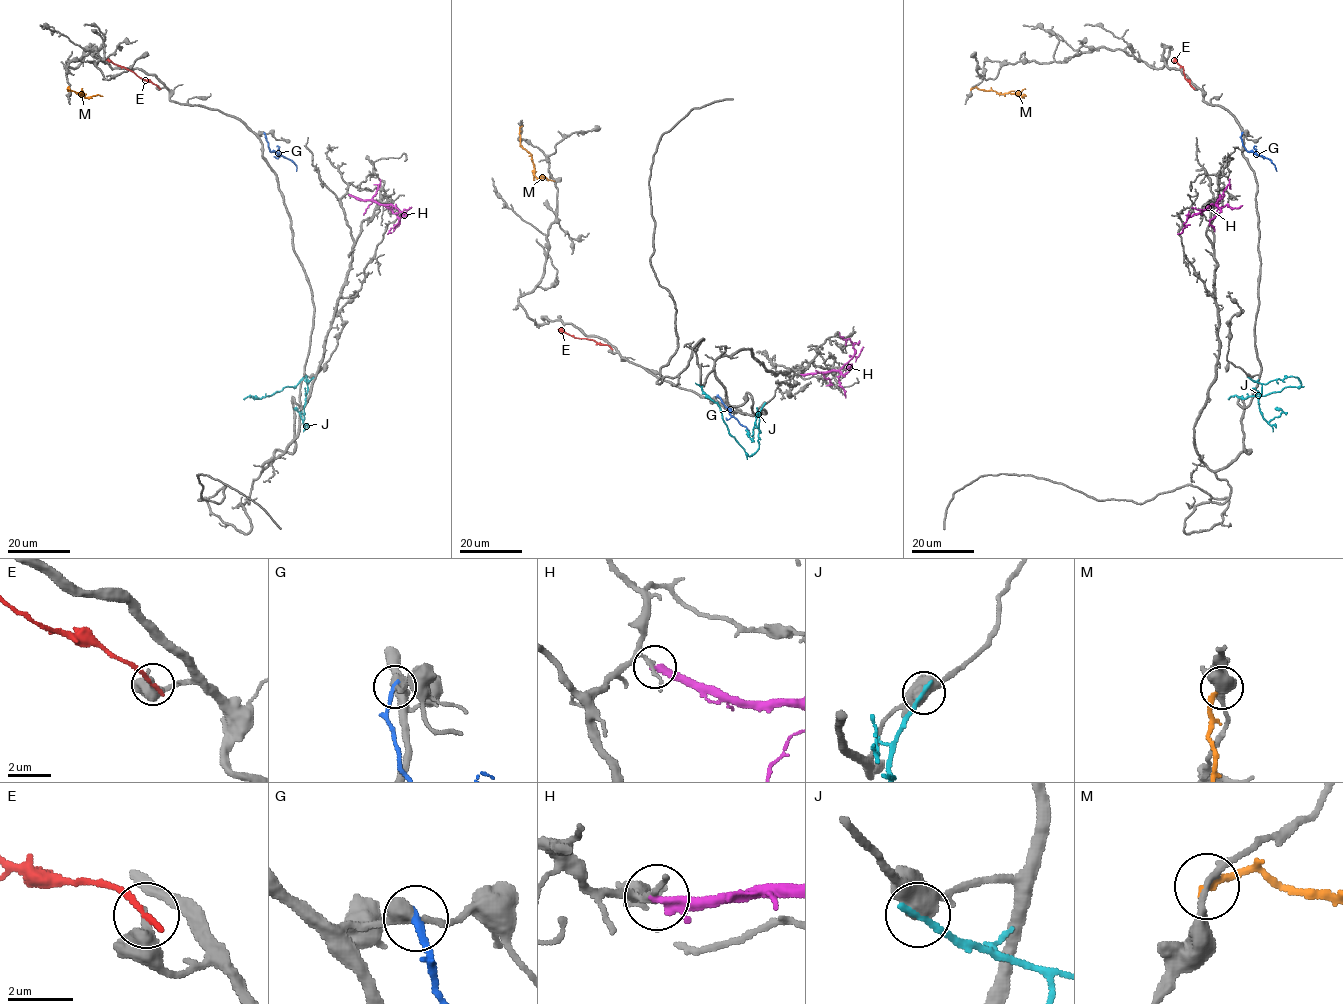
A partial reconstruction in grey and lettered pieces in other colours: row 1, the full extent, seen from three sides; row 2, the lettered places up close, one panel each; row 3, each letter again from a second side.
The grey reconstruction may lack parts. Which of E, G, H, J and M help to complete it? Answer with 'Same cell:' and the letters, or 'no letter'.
Same cell: no letter

